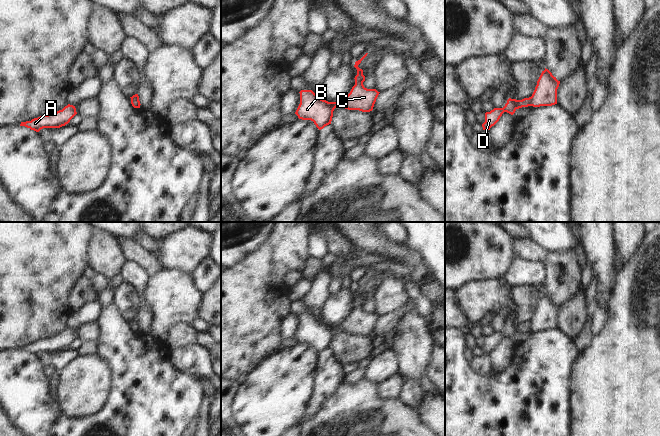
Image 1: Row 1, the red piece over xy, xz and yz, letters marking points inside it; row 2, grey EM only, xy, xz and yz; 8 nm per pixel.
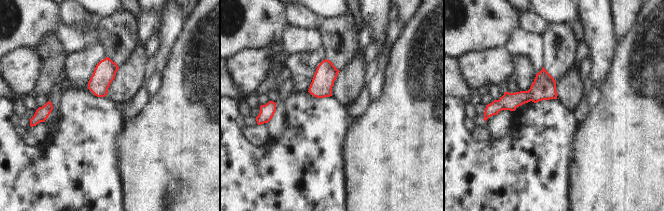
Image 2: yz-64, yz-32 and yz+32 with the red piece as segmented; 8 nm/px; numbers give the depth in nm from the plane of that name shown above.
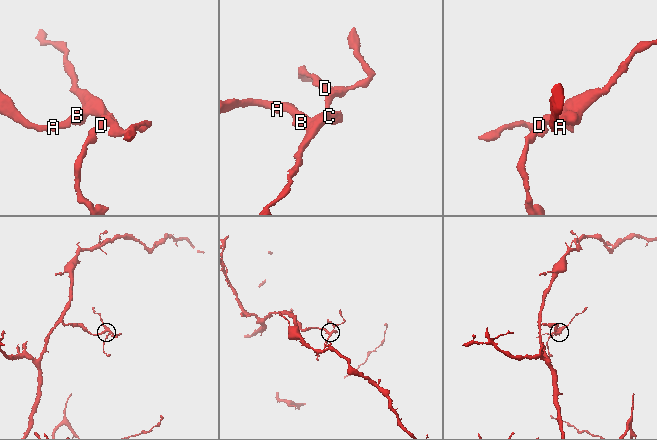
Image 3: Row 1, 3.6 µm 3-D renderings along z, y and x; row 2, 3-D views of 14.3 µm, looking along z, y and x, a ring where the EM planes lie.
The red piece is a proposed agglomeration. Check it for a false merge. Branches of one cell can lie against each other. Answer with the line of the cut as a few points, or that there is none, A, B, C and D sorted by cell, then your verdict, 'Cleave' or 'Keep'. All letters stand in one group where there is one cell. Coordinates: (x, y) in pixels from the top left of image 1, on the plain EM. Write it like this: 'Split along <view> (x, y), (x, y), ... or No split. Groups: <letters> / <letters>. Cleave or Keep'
No split. Groups: A B C D. Keep

